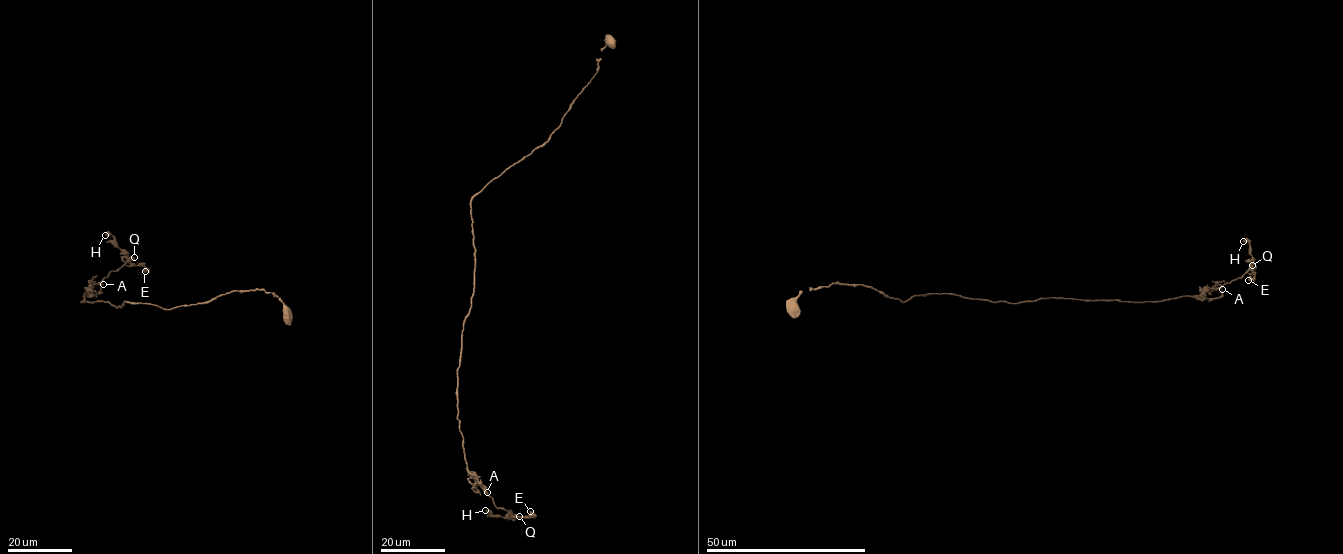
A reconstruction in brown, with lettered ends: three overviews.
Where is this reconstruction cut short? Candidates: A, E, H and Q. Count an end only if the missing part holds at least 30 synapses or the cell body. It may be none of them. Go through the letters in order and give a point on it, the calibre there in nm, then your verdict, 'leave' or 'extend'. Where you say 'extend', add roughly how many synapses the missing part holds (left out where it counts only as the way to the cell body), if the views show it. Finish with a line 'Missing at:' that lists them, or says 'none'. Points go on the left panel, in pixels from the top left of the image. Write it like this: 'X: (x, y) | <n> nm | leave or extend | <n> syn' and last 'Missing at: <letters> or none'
A: (103, 284) | 130 nm | leave
E: (145, 271) | 400 nm | leave
H: (105, 235) | 400 nm | leave
Q: (134, 257) | 500 nm | leave
Missing at: none

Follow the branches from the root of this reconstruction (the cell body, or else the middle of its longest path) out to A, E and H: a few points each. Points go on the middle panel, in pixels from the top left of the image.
A: (610, 42), (546, 141), (471, 201), (475, 280), (457, 370), (457, 420), (467, 469), (487, 492)
E: (610, 42), (546, 141), (471, 201), (474, 288), (457, 370), (465, 460), (497, 507), (530, 511)
H: (610, 42), (546, 141), (471, 201), (475, 280), (457, 370), (457, 420), (468, 471), (509, 517), (485, 510)

